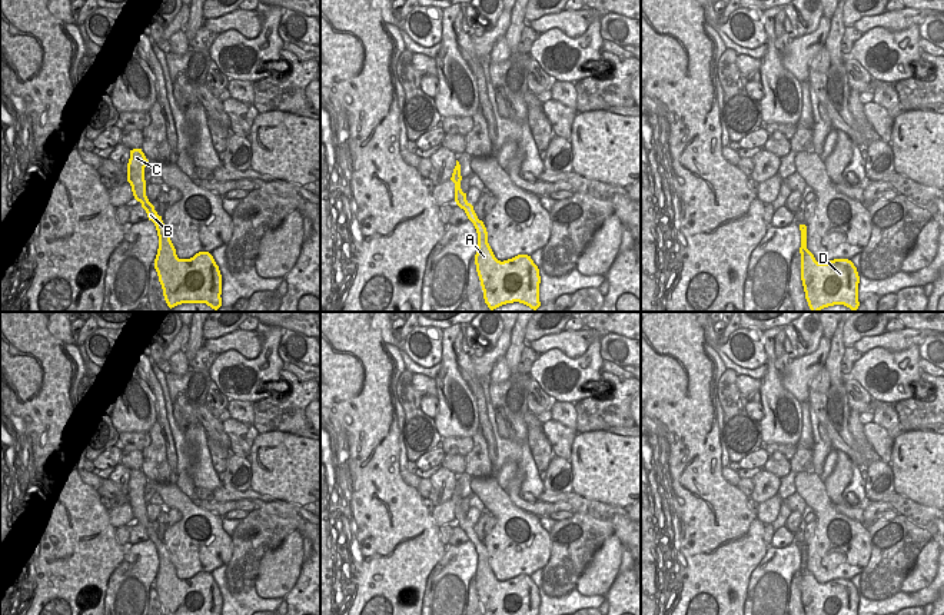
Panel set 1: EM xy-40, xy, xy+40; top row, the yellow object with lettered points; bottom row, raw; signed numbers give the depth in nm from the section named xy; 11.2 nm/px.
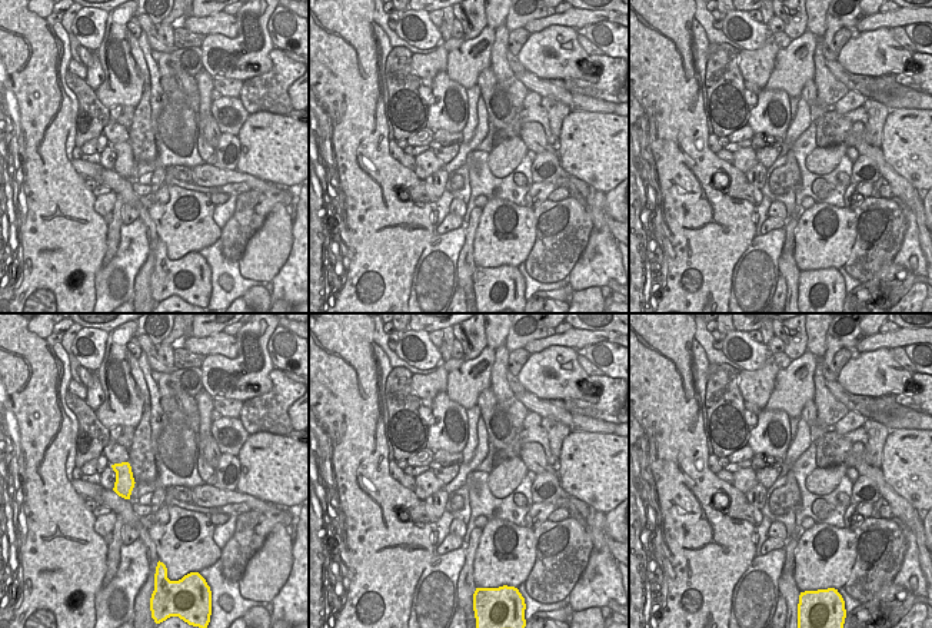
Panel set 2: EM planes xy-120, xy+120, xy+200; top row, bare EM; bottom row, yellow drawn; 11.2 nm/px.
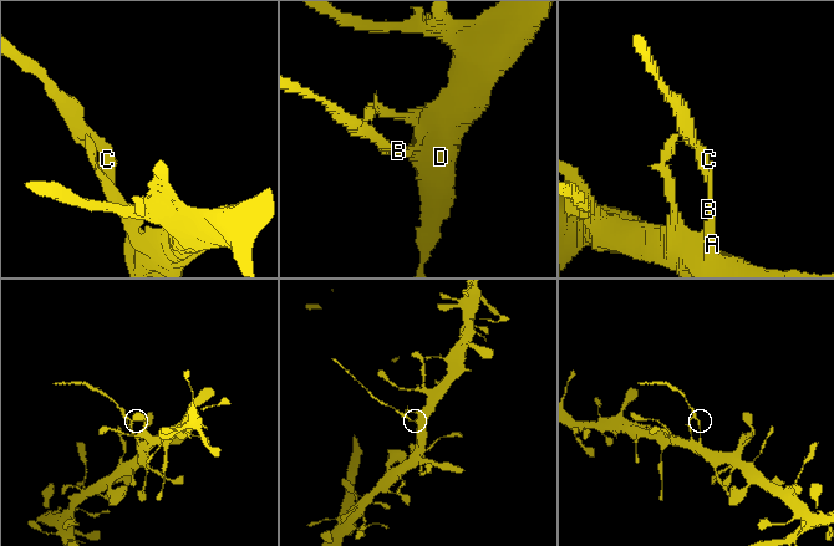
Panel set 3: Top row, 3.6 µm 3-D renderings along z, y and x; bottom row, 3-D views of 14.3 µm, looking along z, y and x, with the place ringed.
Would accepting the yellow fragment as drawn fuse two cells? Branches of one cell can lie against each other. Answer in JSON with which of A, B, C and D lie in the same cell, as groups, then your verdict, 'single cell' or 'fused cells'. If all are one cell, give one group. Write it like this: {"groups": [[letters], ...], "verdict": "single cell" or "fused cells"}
{"groups": [["A", "D"], ["B", "C"]], "verdict": "fused cells"}

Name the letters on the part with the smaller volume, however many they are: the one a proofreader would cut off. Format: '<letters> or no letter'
B, C

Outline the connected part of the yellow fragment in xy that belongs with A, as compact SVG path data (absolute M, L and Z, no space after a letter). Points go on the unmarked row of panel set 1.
M482 541L473 543L478 554L476 592L483 615L539 615L539 589L528 575L498 581L488 564Z

